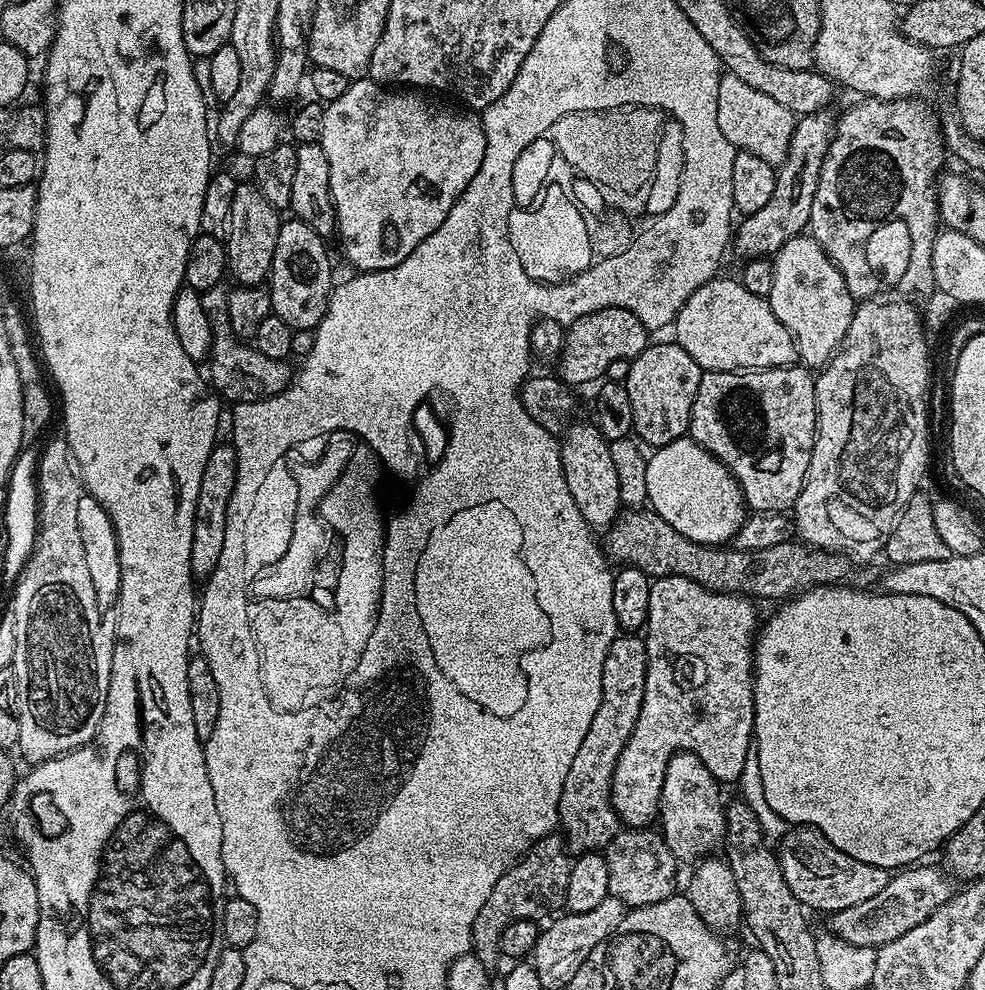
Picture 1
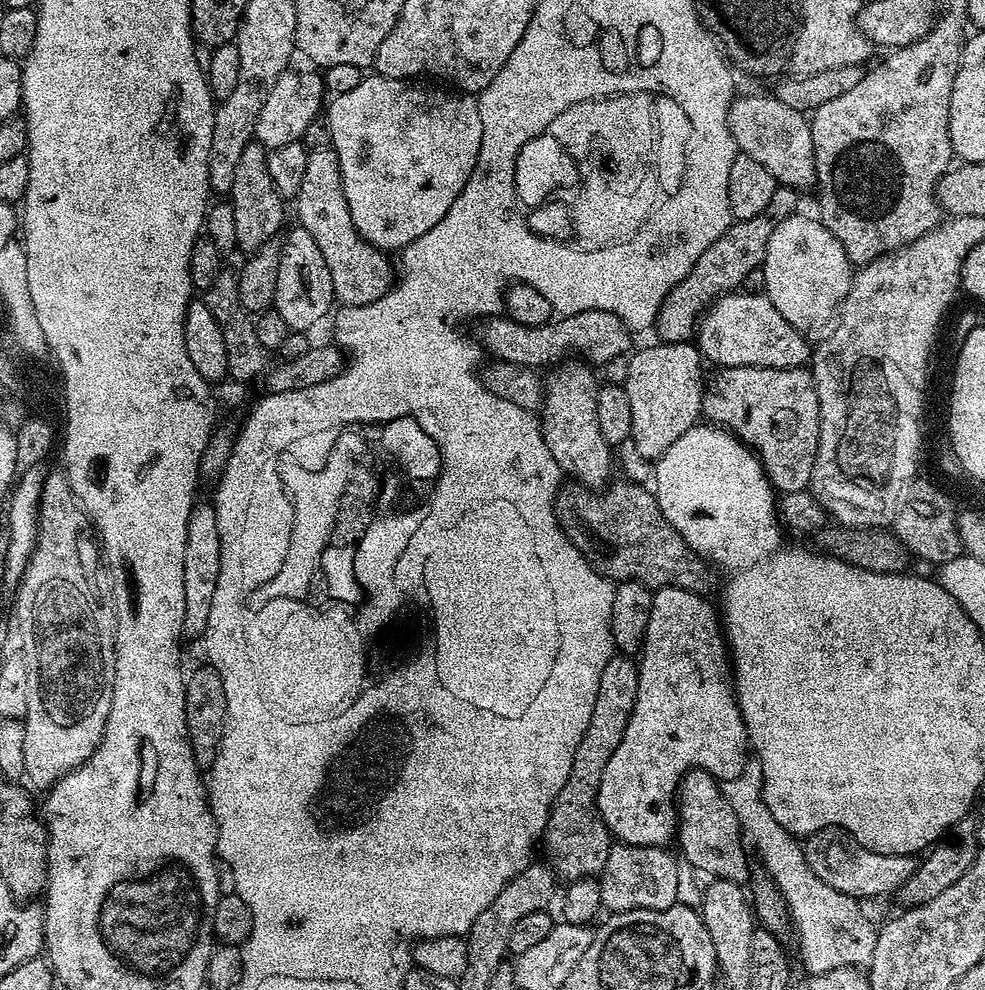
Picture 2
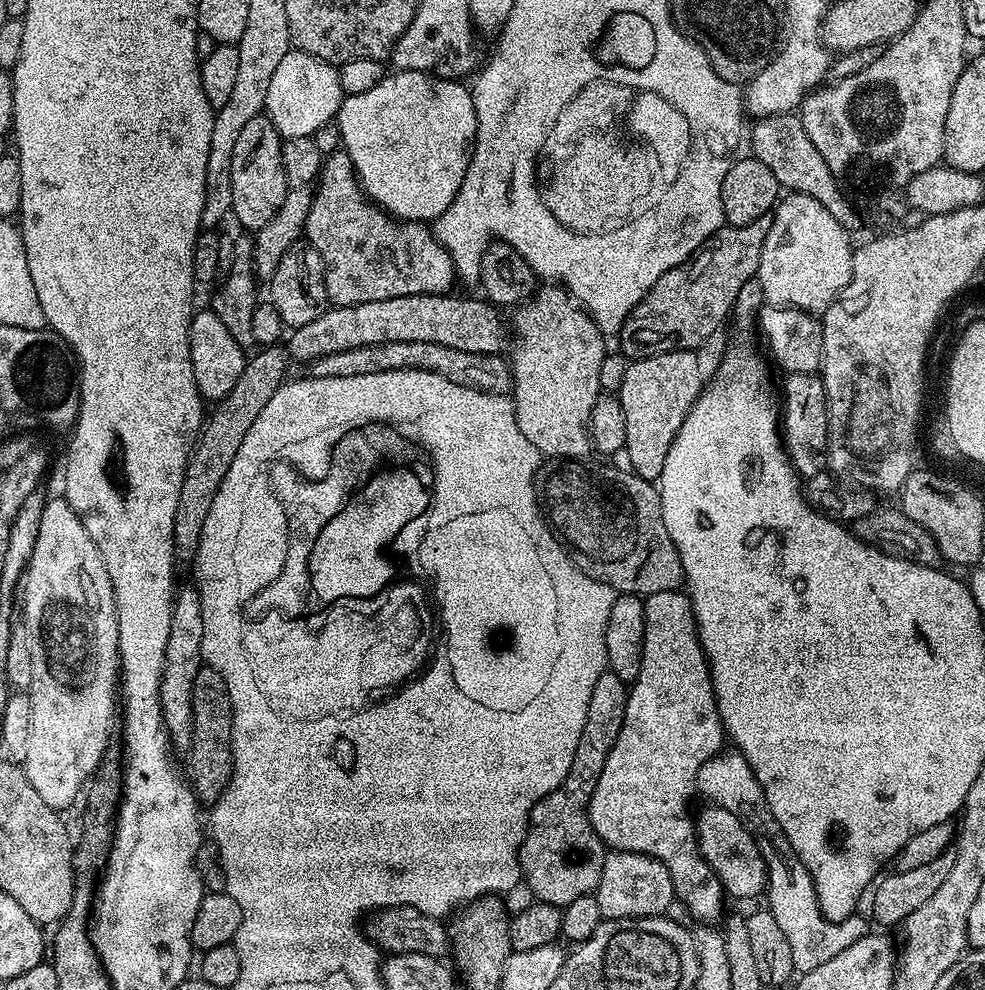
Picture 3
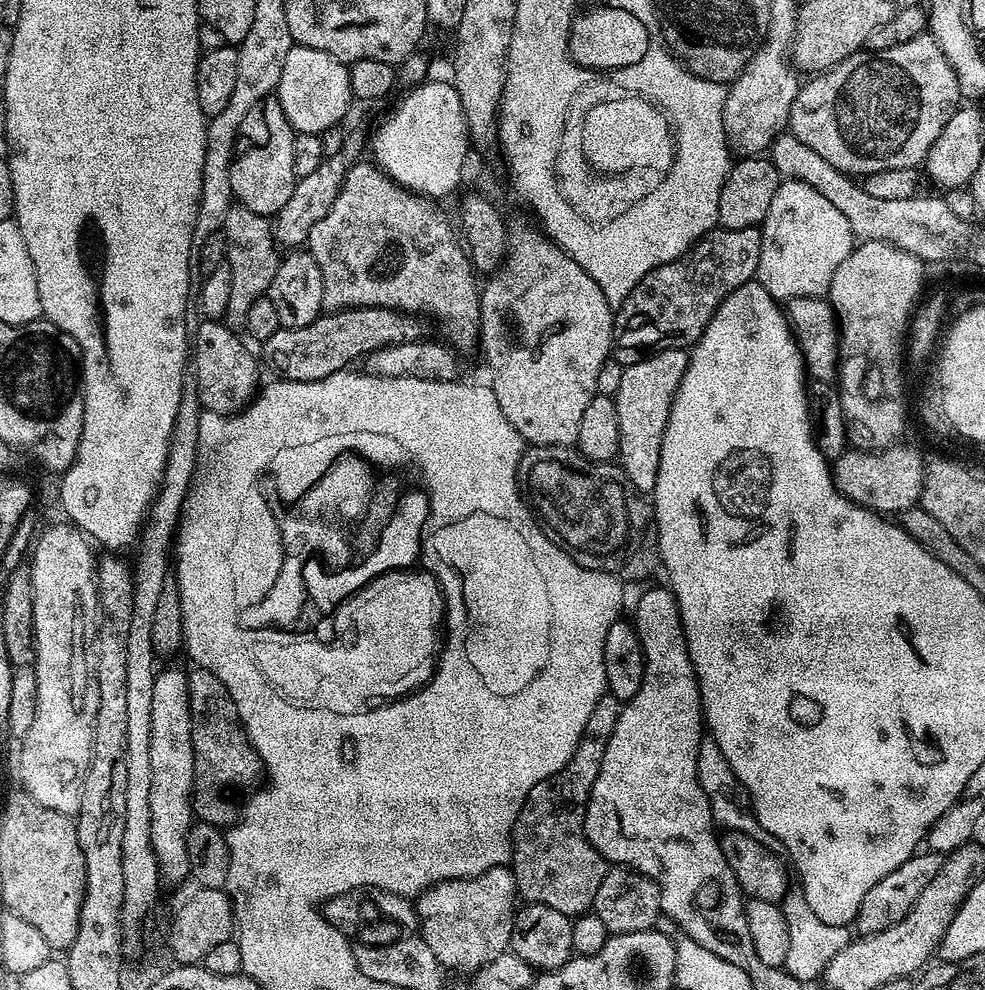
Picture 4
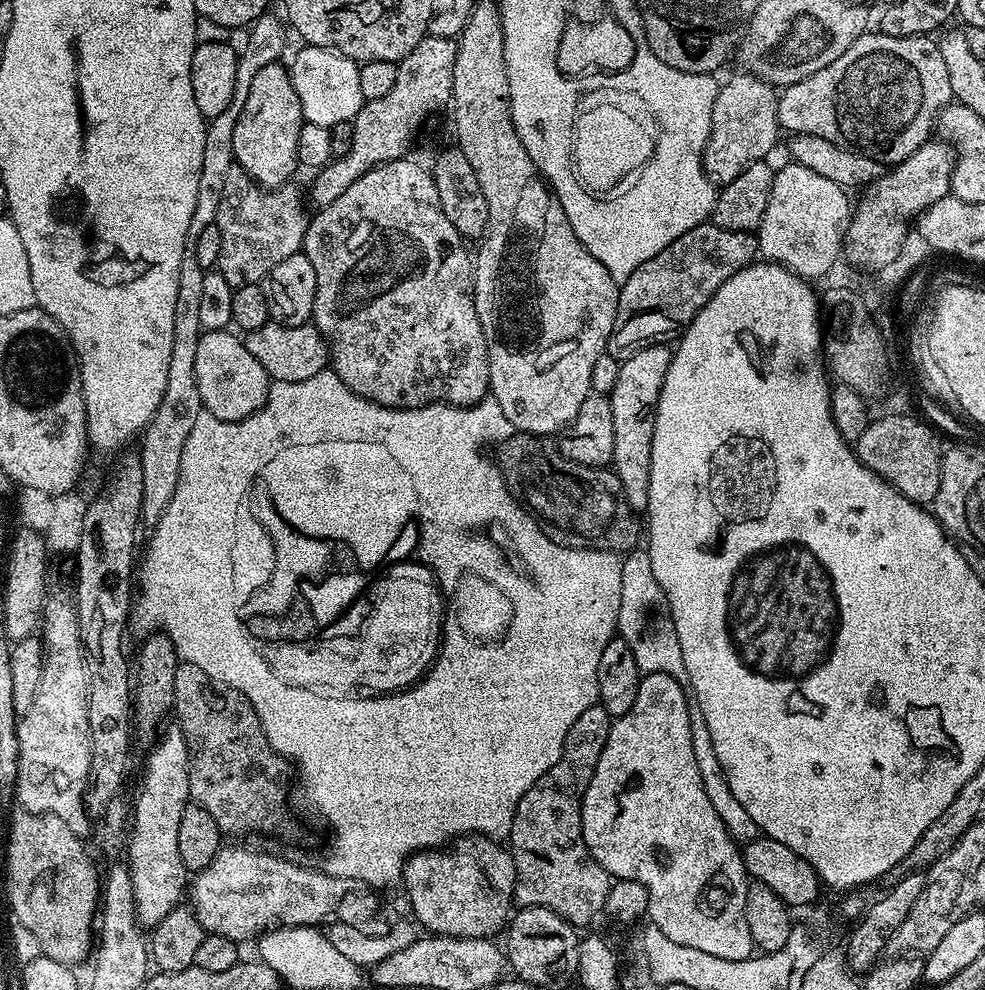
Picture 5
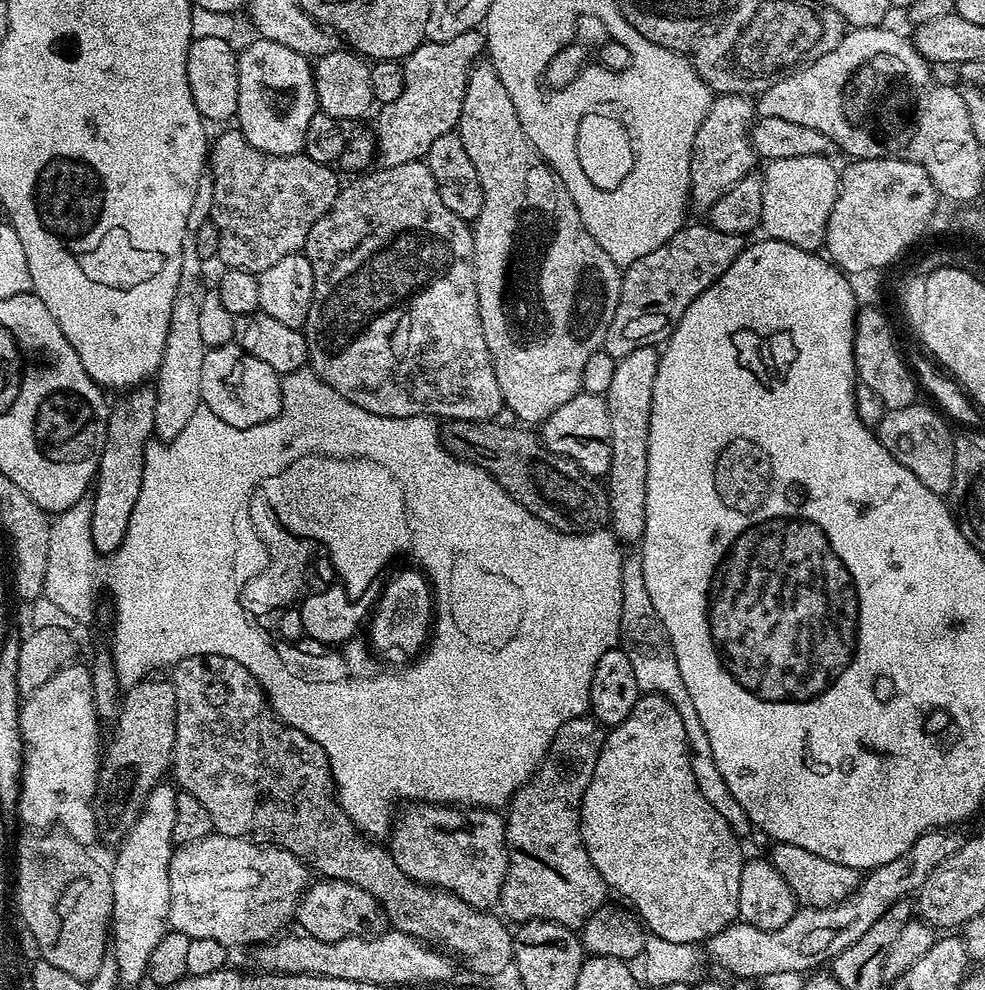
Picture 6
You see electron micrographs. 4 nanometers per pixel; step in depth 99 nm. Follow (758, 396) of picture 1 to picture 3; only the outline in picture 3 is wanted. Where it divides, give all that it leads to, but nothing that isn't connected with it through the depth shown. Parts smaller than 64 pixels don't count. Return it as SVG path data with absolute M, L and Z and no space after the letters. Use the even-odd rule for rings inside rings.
M787 373L782 400L782 439L797 476L821 475L828 468L828 399L823 379L817 373Z

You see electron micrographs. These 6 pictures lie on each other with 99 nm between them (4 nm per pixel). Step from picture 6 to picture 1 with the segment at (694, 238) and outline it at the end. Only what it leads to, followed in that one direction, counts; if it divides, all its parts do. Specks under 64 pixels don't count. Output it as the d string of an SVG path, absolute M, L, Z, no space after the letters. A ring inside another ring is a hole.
M831 111L801 115L790 138L790 150L783 164L776 168L774 194L770 194L762 210L744 216L734 228L734 248L743 258L768 258L780 249L790 238L801 235L810 222L810 206L814 206L814 194L818 190L818 178L826 150L832 141L834 116Z

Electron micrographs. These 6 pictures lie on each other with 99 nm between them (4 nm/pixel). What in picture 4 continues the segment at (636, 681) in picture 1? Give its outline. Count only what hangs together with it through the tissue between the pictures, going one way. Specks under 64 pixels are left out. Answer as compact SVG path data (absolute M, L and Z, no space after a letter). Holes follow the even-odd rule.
M605 694L601 698L568 765L530 790L512 831L510 867L516 877L517 893L525 901L545 904L570 918L582 916L591 909L598 886L602 886L602 878L609 870L609 865L586 838L584 811L588 808L594 778L602 770L602 754L606 754L606 742L618 722L621 707L622 701L617 696Z

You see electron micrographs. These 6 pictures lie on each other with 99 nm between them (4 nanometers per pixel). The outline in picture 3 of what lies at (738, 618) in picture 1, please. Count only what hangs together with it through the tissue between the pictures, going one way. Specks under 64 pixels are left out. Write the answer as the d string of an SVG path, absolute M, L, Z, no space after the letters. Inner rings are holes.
M662 590L662 594L650 594L644 600L642 666L638 670L638 678L631 681L628 690L626 718L622 718L622 730L618 730L618 742L614 742L614 746L606 758L606 766L602 766L602 778L598 778L598 786L594 786L594 794L590 798L590 806L588 807L588 821L592 823L592 829L598 834L600 841L609 849L617 852L637 852L638 854L646 854L661 860L668 867L672 875L675 899L684 904L689 917L692 915L697 916L700 920L708 920L704 922L716 922L712 920L718 919L717 921L719 921L721 919L720 911L724 908L726 893L720 884L720 879L712 873L710 866L704 860L704 857L700 855L700 848L696 844L696 826L690 812L688 816L688 807L692 804L692 792L694 796L694 793L697 791L696 779L698 778L698 770L702 766L702 762L706 762L711 756L716 755L717 752L725 747L725 744L726 733L724 731L724 723L722 723L718 714L716 699L714 698L714 686L712 685L712 675L708 669L708 659L704 656L704 648L700 645L700 638L696 634L696 619L692 609L692 599L680 590L675 592Z

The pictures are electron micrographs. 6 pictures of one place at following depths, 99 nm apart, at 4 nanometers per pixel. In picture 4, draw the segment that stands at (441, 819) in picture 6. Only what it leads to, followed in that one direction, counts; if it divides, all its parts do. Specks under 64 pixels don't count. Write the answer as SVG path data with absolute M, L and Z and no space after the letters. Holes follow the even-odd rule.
M508 866L491 868L477 876L467 876L464 880L441 880L439 884L420 893L415 901L419 935L445 969L457 968L460 972L474 974L483 964L494 962L494 958L509 951L512 931L516 929L516 900L516 877Z

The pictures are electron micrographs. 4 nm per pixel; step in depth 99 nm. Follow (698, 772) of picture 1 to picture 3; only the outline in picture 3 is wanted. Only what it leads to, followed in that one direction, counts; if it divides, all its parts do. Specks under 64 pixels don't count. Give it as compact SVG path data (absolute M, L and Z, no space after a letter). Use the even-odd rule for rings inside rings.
M704 806L700 813L695 813L696 844L700 848L700 855L710 866L710 870L723 886L725 893L736 900L748 900L751 896L765 895L768 887L768 871L766 862L758 850L758 842L730 814L730 810L722 810L715 806Z

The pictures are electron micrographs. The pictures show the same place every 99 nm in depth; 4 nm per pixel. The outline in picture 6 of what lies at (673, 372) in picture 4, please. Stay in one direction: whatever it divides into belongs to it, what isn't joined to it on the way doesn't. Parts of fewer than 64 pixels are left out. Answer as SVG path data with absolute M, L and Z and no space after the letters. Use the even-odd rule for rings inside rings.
M639 348L631 354L626 354L616 362L614 379L610 382L610 390L606 393L608 413L610 414L610 470L606 477L608 493L607 519L612 519L610 531L621 545L639 545L646 530L646 478L648 477L648 435L650 434L650 402L654 394L654 374L658 374L660 352L656 348Z

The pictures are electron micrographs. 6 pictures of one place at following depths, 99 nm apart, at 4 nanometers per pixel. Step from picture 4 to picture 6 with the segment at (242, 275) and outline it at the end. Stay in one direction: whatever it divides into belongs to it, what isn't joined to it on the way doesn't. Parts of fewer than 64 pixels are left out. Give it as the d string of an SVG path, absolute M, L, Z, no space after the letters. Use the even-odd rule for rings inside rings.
M238 130L224 132L217 140L215 137L210 144L210 175L213 180L214 190L210 219L218 226L218 250L216 254L219 263L224 263L223 267L225 269L237 268L243 272L259 274L265 272L270 266L274 266L274 262L282 262L282 258L297 255L297 253L303 249L306 238L310 234L310 226L314 226L314 222L318 222L318 218L322 218L322 214L326 214L326 210L330 210L330 206L336 200L336 195L340 193L342 180L339 180L339 178L331 172L332 170L329 165L314 162L303 154L294 156L267 156L265 152L259 152L256 148L249 146L246 138Z

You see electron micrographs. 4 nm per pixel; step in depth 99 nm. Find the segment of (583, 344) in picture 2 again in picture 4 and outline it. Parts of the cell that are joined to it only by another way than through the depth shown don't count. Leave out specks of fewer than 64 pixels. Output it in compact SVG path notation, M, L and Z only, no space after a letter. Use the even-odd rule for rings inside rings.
M349 308L321 314L310 326L281 328L263 341L264 356L277 377L298 382L314 382L335 372L345 371L375 348L405 344L425 335L415 315L394 308Z

